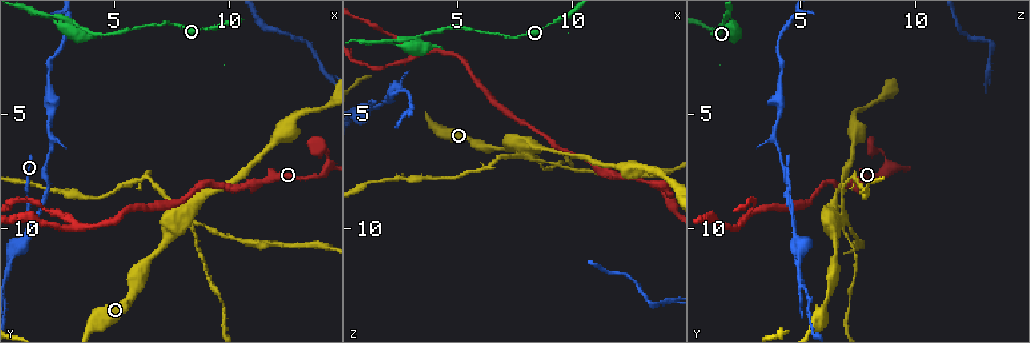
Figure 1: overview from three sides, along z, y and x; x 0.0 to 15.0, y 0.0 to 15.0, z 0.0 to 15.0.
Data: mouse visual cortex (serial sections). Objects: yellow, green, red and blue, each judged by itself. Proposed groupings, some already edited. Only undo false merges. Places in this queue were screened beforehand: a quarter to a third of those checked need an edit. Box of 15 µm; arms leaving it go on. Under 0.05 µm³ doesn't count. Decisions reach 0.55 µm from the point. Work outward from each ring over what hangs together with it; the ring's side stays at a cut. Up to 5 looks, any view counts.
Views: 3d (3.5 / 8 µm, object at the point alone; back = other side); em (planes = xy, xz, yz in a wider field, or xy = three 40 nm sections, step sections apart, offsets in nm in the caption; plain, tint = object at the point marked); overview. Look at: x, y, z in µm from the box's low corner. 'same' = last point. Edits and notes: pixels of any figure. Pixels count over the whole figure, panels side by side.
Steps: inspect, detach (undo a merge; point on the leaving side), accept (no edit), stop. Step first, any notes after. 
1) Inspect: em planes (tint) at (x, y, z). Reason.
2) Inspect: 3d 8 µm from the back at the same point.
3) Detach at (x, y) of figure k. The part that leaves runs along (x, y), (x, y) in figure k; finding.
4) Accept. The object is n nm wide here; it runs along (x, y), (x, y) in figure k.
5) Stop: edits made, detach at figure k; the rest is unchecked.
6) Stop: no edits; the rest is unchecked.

Inspect: 3d 3.5 µm from the back at (14.2, 7.4, 8.7). Sharp bend.

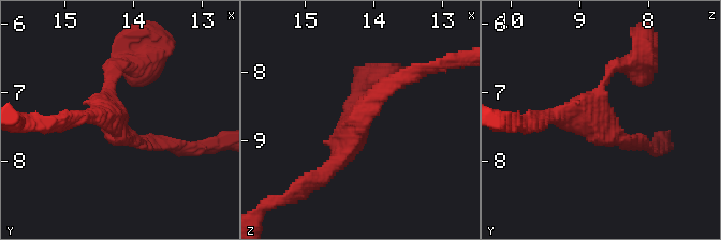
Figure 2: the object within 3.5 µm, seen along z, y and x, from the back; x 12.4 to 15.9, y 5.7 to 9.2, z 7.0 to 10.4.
Inspect: em xy step 2 (plain) at (14.30, 7.35, 8.75).

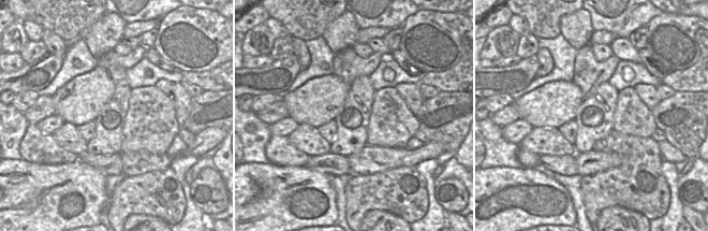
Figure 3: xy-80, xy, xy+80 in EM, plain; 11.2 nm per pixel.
Inspect: em xy step 2 (tint) at the same point. With the object marked.

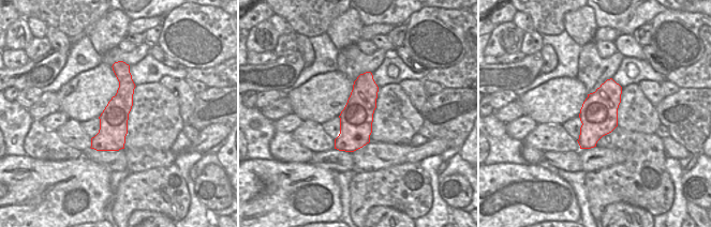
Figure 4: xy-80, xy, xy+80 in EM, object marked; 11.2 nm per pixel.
Accept. The arms are 150, 200, 250 nm wide; it runs along (115, 67), (123, 100), (99, 148) in figure 4; all the same cell.

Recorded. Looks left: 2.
Inspect: em xy step 2 (tint) at (1.2, 9.8, 4.7).

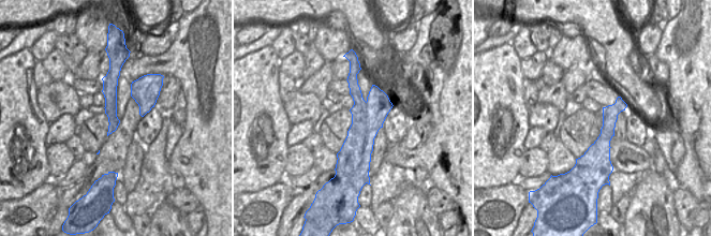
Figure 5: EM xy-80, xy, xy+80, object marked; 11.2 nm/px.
Inspect: 3d 3.5 µm at the same point.

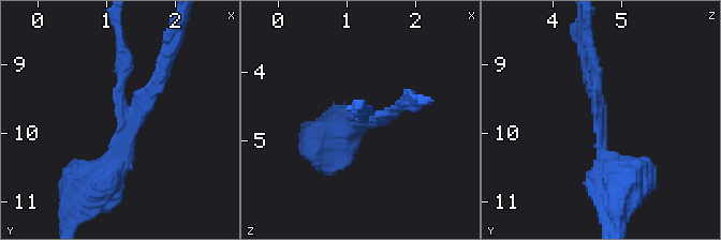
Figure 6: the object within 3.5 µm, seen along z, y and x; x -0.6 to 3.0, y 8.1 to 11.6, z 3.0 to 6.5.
Detach at (155, 78) of figure 6. The part that leaves runs along (131, 110), (155, 91), (177, 29) in figure 6; two cells meet here.

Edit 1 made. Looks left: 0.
Stop: edits made, detach at figure 6; the rest is unchecked.

